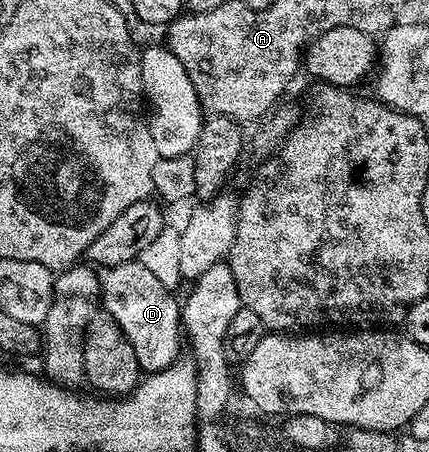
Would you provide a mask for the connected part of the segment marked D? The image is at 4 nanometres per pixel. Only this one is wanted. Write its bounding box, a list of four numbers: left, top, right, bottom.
[100,259,183,374]

